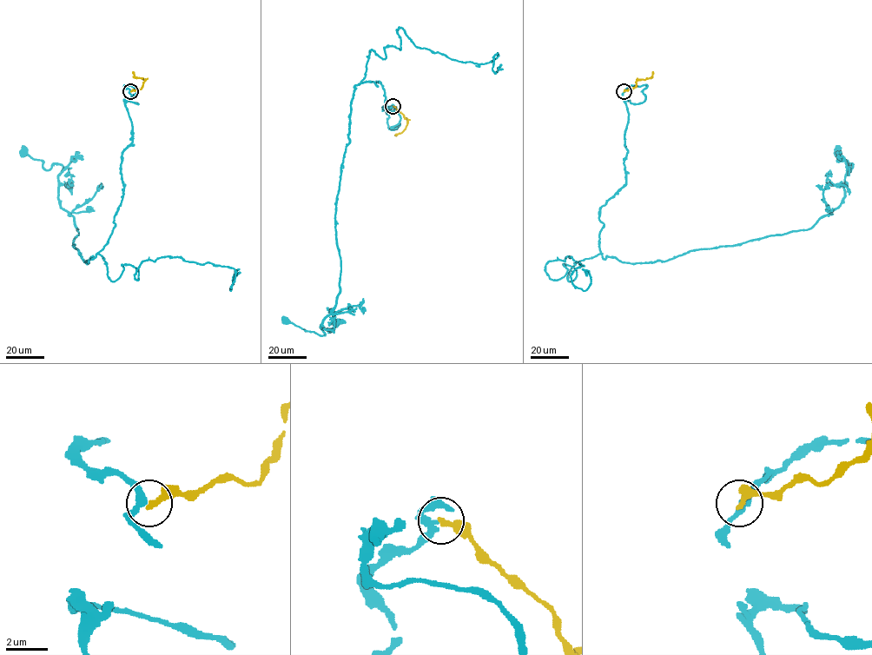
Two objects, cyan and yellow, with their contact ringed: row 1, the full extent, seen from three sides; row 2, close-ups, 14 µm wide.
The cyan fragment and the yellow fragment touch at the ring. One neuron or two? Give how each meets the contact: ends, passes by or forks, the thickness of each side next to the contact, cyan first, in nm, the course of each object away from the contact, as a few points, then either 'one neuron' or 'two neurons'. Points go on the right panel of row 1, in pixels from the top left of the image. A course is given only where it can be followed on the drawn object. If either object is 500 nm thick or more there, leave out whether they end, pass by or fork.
cyan passes by | yellow ends | 260/280 nm | cyan via (624, 91), (647, 86), (625, 102), (604, 259), (809, 228), (844, 196), (838, 154) | yellow via (624, 91), (632, 89), (637, 80), (650, 78), (652, 71) | two neurons

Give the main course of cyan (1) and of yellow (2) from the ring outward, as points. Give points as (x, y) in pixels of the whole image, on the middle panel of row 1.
1: (393, 106), (394, 129), (379, 82), (355, 86), (335, 307), (325, 335), (285, 320)
2: (393, 106), (407, 119), (403, 131), (395, 135)

